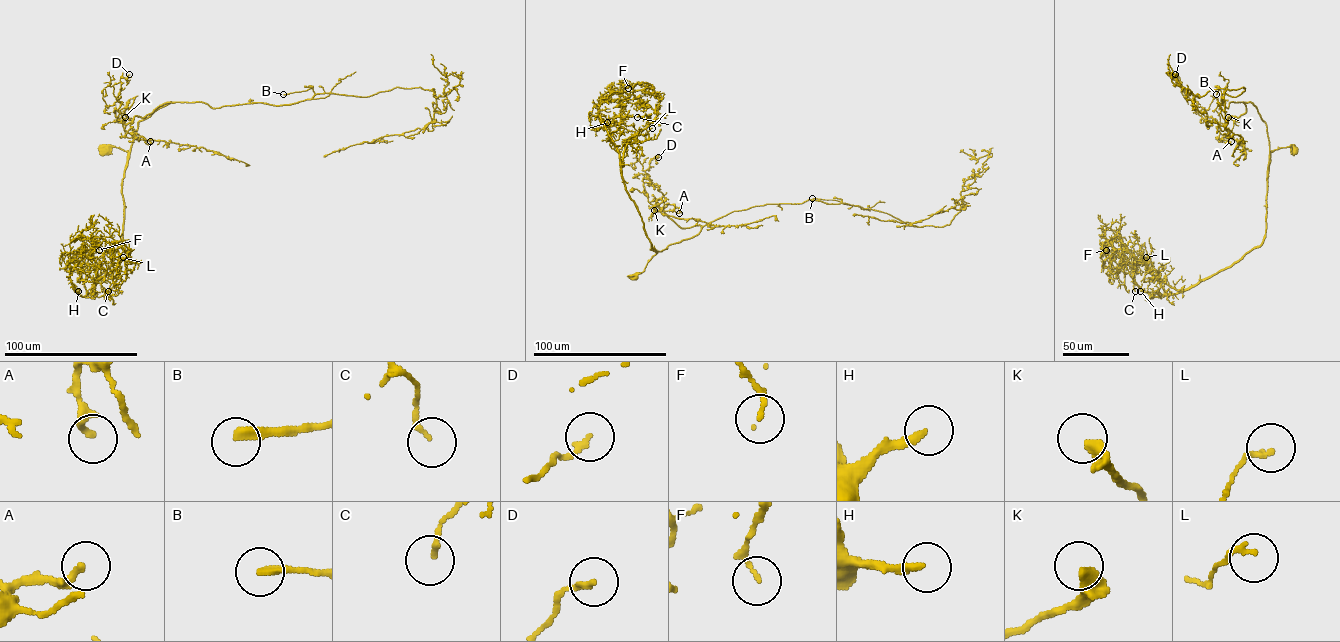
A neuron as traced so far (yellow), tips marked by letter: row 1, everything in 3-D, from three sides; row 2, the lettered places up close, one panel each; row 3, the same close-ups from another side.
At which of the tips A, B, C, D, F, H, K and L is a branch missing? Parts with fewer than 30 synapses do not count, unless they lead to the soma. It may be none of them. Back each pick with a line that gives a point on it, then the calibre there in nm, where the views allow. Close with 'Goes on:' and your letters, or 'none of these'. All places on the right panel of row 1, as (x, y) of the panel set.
B: at (1216, 94); 260 nm thick
H: at (1140, 291); 240 nm thick
Goes on: B, H

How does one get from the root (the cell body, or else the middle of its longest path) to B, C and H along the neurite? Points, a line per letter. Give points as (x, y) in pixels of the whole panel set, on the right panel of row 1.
B: (1294, 149), (1269, 154), (1266, 124), (1254, 105), (1230, 102), (1227, 108), (1217, 105), (1219, 88), (1216, 94)
C: (1294, 149), (1270, 152), (1265, 237), (1259, 245), (1184, 290), (1170, 287), (1138, 263), (1135, 291)
H: (1294, 149), (1281, 147), (1270, 152), (1265, 237), (1259, 245), (1182, 291), (1155, 296), (1140, 291)

